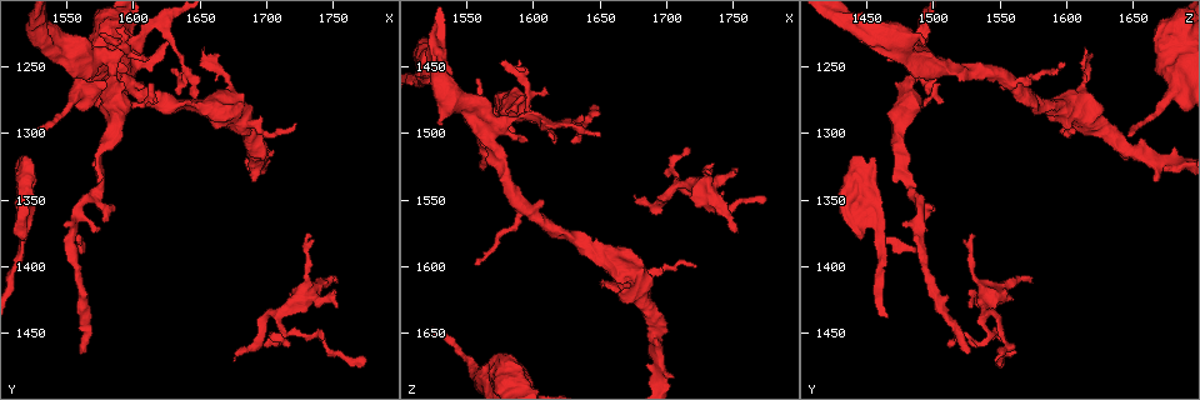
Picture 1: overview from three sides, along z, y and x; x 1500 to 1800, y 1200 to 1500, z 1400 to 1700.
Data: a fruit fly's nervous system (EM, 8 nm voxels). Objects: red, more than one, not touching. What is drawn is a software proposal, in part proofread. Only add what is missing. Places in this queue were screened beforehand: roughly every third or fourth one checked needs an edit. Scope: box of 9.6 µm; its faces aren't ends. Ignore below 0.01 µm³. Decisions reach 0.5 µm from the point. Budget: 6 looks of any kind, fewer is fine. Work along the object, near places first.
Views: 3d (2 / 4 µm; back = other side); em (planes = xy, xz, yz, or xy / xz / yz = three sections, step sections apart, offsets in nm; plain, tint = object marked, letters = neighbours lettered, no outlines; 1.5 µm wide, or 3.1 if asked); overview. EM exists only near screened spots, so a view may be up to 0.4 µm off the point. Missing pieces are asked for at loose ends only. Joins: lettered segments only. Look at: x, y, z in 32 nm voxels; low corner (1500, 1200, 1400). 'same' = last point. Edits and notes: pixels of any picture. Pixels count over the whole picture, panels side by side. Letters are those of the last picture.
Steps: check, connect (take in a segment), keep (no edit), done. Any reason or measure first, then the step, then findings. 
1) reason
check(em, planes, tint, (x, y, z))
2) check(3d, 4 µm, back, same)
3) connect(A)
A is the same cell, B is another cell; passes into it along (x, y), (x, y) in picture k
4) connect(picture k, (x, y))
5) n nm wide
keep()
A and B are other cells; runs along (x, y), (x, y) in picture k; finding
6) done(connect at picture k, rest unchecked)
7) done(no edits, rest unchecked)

long arm stops here
check(em, planes, letters, (1524, 1302, 1648))

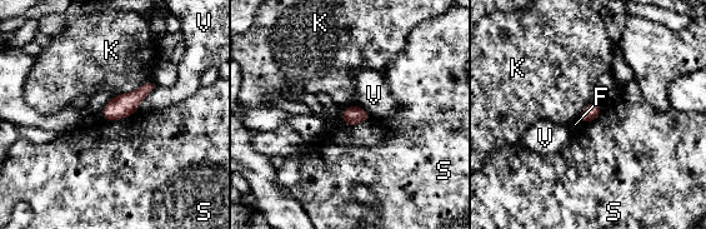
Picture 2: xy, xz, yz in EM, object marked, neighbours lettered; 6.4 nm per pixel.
keep()
F, K, S and V are other cells; border along (136, 109), (119, 119), (103, 117) in picture 2; none of them fits

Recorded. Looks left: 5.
tapers out
check(em, xy, step 8, letters, (1626, 1250, 1508))

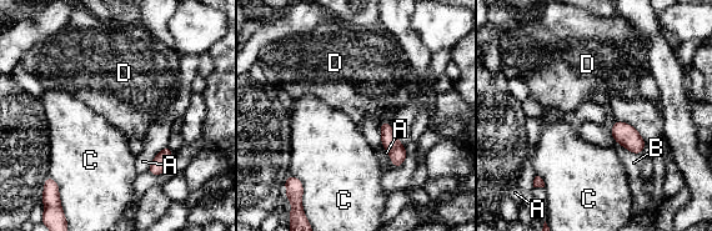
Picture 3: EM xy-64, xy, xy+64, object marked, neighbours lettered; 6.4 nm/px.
B touches over 170 nm
keep()
A, B, C and D are other cells; border along (386, 121), (379, 125) in picture 3; no lettered segment goes on from it

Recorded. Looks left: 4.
tapers out
check(em, planes, plain, (1754, 1432, 1528))

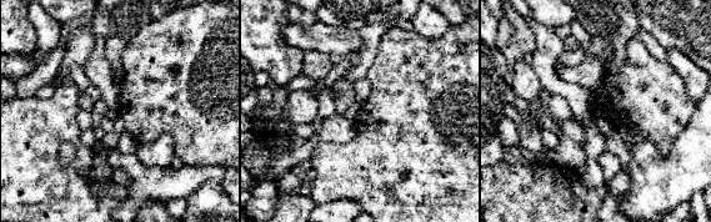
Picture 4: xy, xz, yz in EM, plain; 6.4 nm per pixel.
see the neighbours
check(em, planes, letters, same)

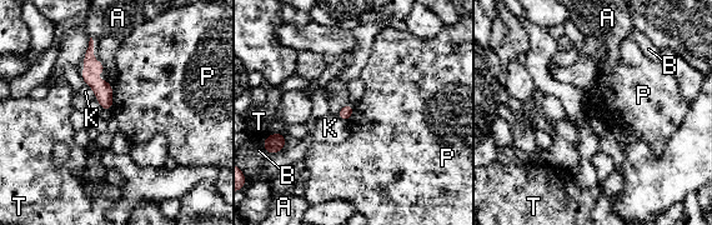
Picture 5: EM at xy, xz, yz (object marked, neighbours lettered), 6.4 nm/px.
K touches over 130 nm
keep()
A, B, K, P and T are other cells; border along (111, 89), (113, 108) in picture 5; no lettered segment goes on from it

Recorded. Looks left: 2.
done(no edits, rest unchecked)

